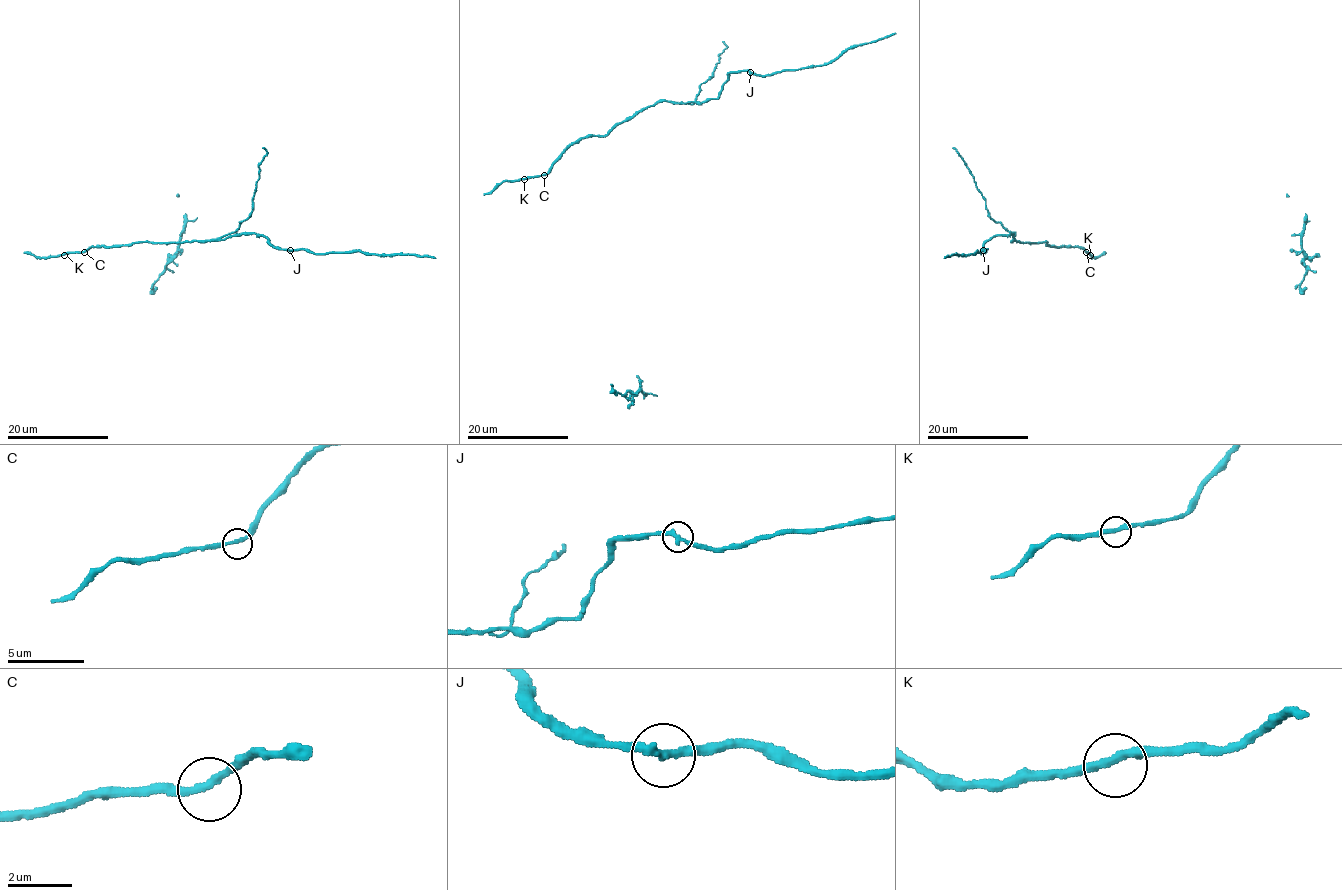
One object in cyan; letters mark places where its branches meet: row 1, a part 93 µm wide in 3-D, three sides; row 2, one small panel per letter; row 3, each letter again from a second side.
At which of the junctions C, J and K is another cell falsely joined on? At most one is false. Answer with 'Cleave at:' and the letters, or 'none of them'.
Cleave at: none of them

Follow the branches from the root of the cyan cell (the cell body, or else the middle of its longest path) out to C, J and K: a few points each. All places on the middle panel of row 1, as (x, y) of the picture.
C: (584, 139), (573, 143), (544, 175)
J: (584, 139), (606, 135), (616, 125), (658, 102), (706, 102), (716, 98), (730, 73), (750, 72)
K: (584, 139), (573, 143), (547, 173), (524, 179)

